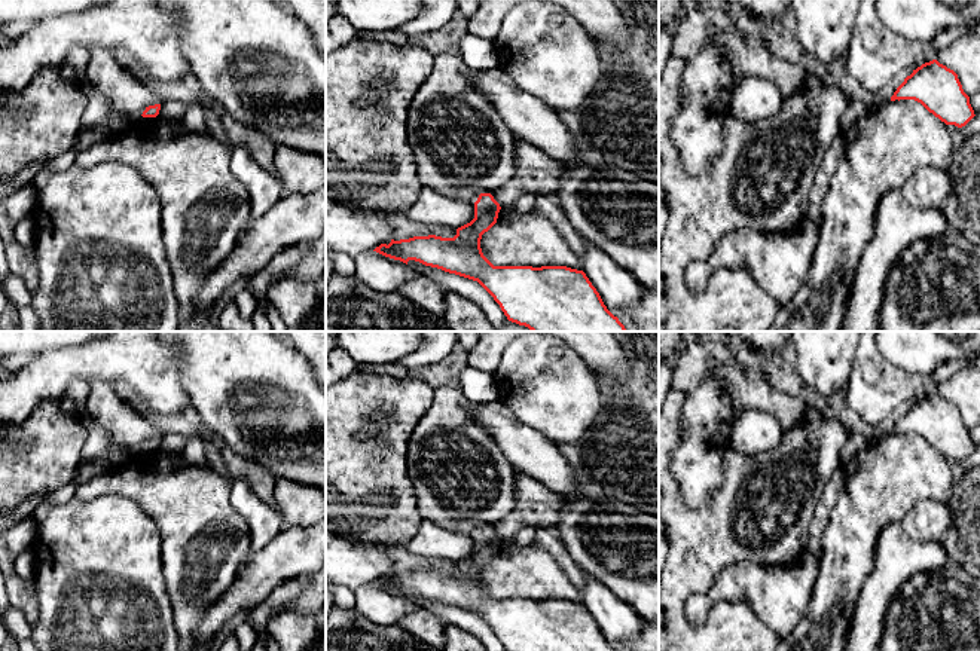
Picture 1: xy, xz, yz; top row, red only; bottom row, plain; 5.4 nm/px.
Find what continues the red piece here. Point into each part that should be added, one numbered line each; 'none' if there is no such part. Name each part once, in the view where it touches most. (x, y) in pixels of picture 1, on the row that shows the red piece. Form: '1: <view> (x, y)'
none

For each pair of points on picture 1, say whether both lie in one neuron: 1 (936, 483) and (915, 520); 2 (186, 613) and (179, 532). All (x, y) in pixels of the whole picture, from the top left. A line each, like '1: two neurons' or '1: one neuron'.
1: two neurons
2: one neuron

